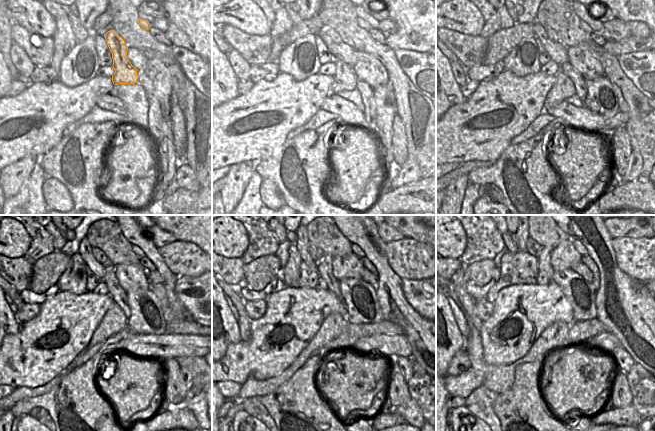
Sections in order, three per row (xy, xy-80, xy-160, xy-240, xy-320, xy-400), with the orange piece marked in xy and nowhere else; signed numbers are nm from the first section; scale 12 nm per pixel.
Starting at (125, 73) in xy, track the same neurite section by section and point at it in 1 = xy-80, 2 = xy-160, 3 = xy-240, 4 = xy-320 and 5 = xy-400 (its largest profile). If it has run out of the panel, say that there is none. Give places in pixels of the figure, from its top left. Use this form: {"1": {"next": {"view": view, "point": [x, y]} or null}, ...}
{"1": {"next": {"view": "xy-80", "point": [345, 78]}}, "2": {"next": {"view": "xy-160", "point": [563, 88]}}, "3": {"next": {"view": "xy-240", "point": [114, 320]}}, "4": {"next": {"view": "xy-320", "point": [335, 323]}}, "5": {"next": {"view": "xy-400", "point": [556, 335]}}}

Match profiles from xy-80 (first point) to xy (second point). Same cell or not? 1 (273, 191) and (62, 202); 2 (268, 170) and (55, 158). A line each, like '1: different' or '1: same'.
1: same
2: same

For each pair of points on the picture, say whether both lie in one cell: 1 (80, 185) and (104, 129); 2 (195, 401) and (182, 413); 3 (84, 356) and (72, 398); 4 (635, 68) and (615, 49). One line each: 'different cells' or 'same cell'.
1: same cell
2: different cells
3: different cells
4: different cells

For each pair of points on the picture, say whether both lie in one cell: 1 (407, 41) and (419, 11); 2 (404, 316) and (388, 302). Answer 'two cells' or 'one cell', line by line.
1: one cell
2: one cell

